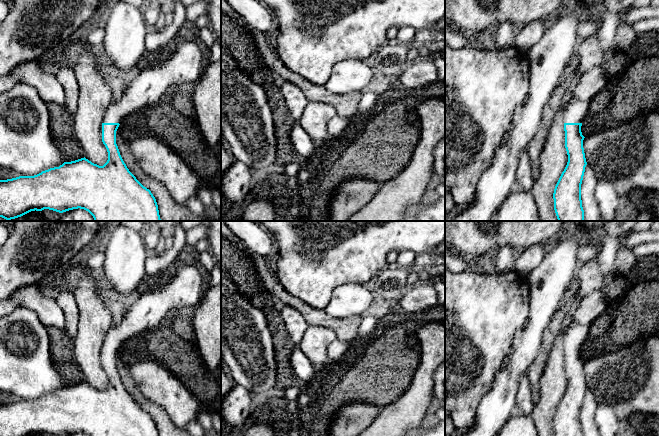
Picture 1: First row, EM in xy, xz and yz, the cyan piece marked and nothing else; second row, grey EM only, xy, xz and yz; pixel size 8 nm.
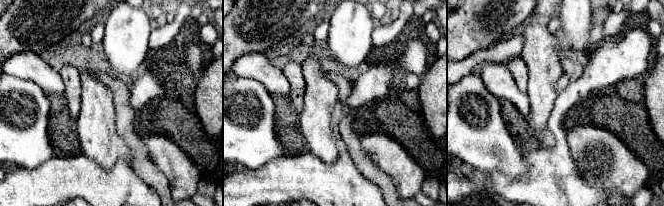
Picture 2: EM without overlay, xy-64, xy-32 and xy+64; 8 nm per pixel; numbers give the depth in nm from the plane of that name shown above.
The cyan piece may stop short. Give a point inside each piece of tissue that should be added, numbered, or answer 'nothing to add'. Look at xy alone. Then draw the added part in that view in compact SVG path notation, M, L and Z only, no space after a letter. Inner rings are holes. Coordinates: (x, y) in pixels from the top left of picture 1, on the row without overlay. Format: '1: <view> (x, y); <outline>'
1: xy (152, 307); M178 269L168 283L140 294L127 309L122 322L111 326L103 347L120 348L126 340L159 326L180 308L196 308L202 299L201 287L201 270Z

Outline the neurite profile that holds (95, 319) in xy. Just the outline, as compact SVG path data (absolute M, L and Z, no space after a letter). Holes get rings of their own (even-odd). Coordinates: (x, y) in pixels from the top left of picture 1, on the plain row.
M87 263L81 265L85 272L79 277L74 290L78 312L78 332L74 339L74 358L84 375L84 381L94 388L103 390L108 384L108 376L102 366L102 347L104 339L113 325L109 302L104 301L97 290L97 284L102 281L100 274L92 272Z

